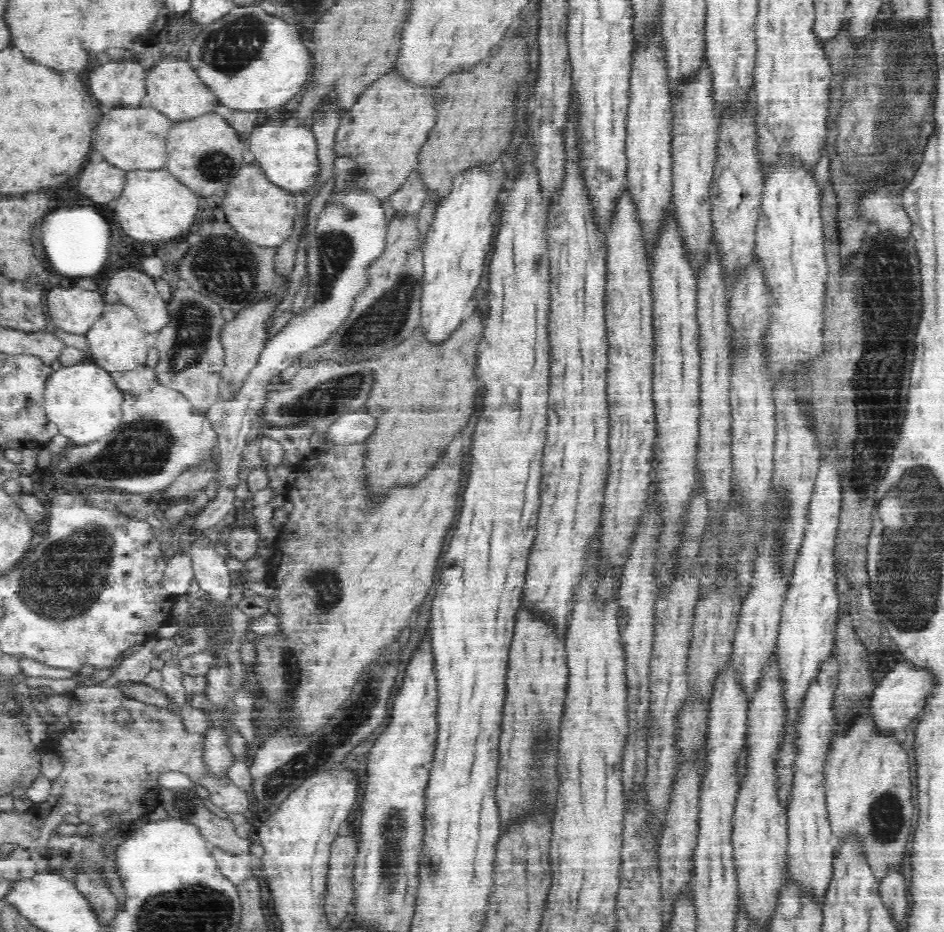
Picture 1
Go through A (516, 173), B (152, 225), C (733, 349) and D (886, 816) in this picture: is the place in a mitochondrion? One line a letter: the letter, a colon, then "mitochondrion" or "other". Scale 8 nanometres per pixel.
A: other
B: other
C: other
D: mitochondrion

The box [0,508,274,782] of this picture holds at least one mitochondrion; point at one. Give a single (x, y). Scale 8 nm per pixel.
(62, 583)

